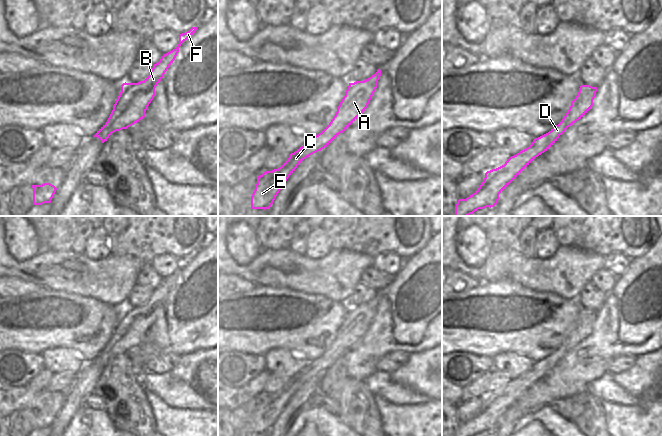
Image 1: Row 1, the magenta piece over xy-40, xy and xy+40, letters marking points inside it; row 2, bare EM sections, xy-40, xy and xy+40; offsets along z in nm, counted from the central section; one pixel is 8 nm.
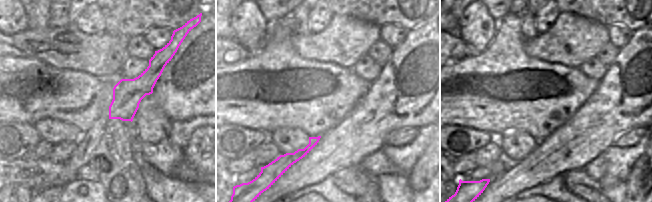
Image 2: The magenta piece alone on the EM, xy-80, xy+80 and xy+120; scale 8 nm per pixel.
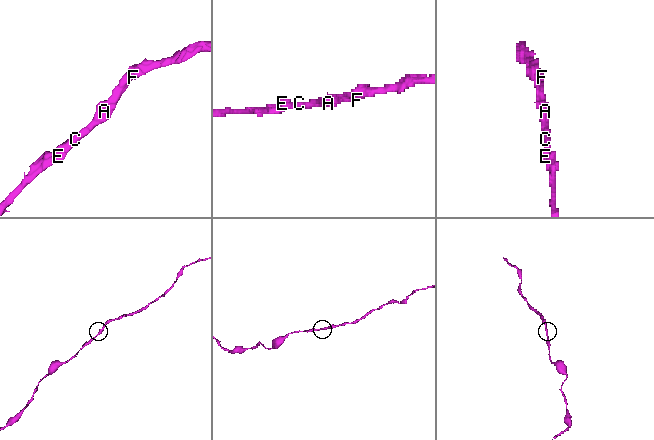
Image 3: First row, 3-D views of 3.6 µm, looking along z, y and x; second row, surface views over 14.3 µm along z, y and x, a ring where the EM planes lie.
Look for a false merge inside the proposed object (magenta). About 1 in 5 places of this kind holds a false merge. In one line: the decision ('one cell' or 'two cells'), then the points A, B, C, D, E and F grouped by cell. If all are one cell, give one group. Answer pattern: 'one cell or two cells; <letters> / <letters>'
one cell; A B C D E F

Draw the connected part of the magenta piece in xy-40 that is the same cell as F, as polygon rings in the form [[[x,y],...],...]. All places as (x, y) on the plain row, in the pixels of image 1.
[[[192,251],[186,257],[180,258],[178,270],[164,278],[159,286],[153,289],[149,300],[144,305],[138,307],[125,306],[121,309],[121,316],[107,346],[94,361],[98,361],[104,367],[112,357],[127,353],[145,341],[145,336],[155,320],[157,308],[175,284],[181,268],[189,263],[196,254],[197,251]]]

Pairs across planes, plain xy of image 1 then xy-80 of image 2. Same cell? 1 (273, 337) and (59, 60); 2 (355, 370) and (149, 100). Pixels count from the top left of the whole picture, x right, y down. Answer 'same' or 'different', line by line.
1: different
2: different

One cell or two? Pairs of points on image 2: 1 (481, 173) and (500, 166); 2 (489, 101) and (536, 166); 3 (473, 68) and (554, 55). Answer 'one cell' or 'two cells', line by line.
1: one cell
2: two cells
3: two cells

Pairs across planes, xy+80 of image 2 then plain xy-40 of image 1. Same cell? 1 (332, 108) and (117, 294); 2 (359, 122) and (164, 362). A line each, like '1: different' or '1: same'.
1: different
2: different

